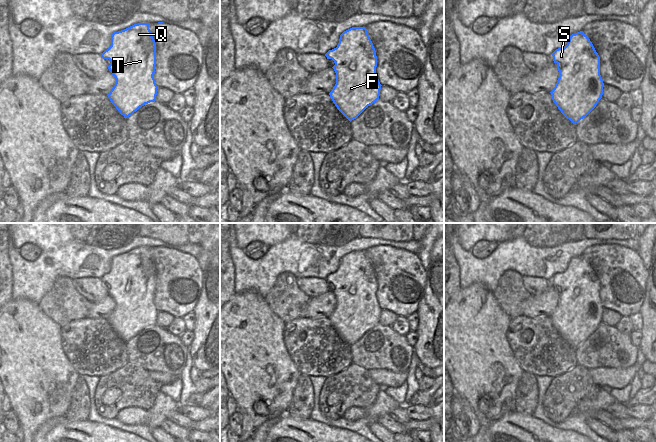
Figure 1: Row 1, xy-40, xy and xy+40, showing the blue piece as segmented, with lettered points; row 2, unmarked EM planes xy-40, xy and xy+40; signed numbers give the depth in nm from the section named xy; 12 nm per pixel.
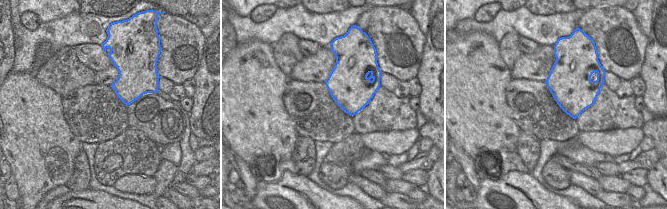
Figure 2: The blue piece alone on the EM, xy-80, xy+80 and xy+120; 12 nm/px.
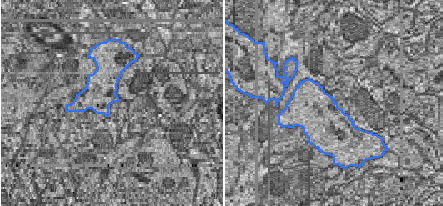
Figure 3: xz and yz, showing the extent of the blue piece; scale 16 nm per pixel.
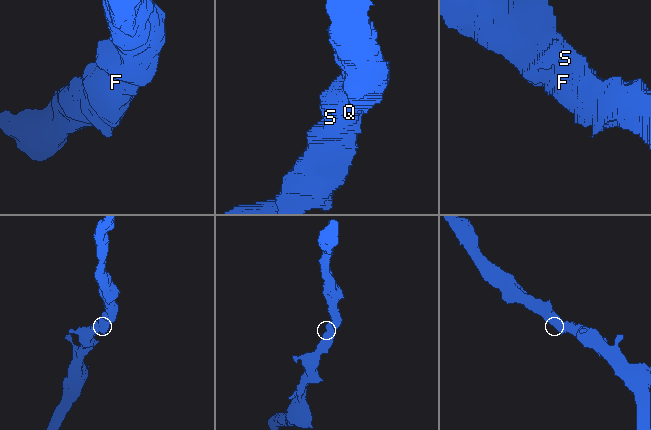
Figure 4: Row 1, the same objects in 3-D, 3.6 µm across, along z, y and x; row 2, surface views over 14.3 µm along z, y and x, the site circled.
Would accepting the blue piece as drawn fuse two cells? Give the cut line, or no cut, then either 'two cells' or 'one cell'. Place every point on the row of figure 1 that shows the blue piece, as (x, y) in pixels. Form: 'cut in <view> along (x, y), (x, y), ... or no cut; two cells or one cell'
no cut; one cell

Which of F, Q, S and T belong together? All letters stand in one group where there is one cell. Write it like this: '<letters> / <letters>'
F Q S T

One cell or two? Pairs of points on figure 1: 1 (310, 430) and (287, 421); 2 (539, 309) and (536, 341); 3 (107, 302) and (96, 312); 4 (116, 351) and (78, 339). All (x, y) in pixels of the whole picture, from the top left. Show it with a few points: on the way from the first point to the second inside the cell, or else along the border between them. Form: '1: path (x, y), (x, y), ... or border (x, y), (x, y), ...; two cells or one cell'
1: path (304, 429), (293, 425); one cell
2: border (523, 314), (529, 317), (549, 316); two cells
3: path (104, 305), (99, 310); one cell
4: path (107, 351), (97, 350), (87, 343); one cell

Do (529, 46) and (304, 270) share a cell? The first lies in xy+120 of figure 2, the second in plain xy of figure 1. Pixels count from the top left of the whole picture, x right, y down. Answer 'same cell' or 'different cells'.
different cells

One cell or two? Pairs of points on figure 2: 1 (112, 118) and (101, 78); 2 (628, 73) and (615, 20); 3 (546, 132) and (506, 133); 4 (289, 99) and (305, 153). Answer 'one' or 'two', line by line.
1: two
2: one
3: two
4: two

